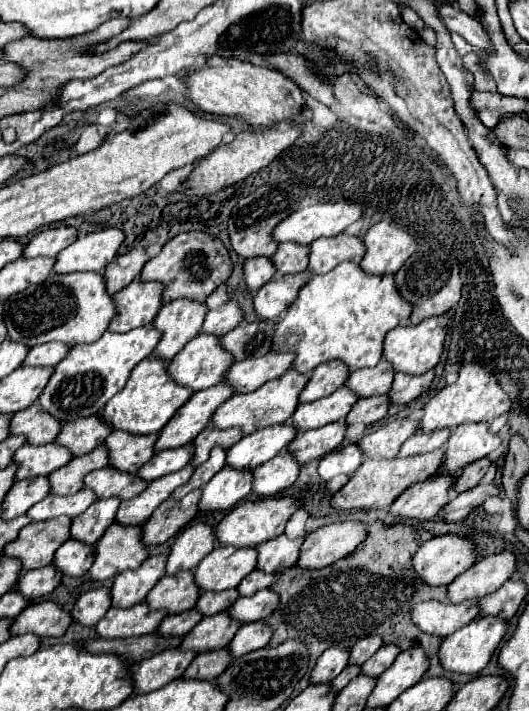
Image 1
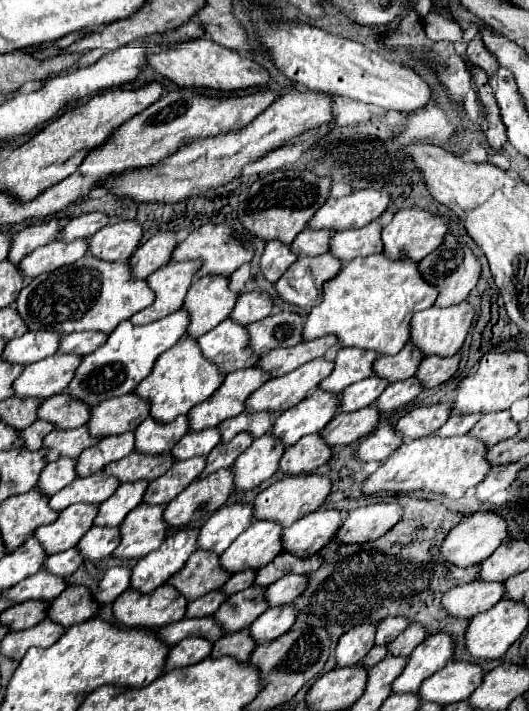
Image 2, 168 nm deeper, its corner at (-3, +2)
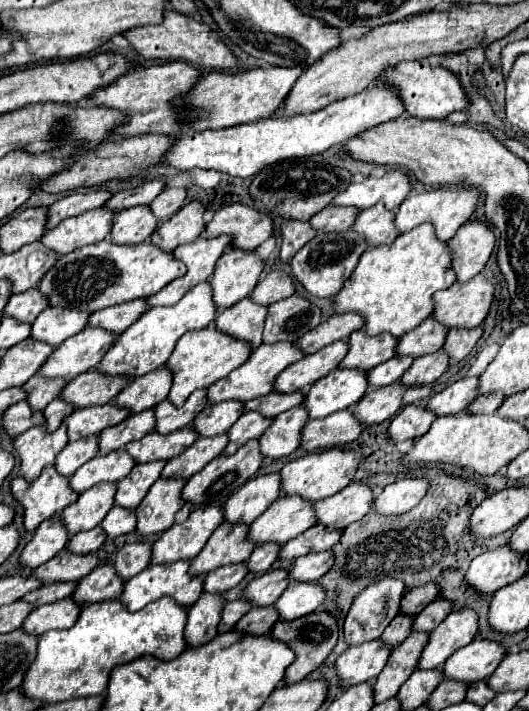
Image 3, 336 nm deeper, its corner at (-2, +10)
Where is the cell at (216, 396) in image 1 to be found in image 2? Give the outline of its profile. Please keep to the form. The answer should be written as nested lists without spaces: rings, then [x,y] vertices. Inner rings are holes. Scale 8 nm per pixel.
[[[254,366],[228,374],[208,400],[196,404],[188,412],[188,432],[202,432],[218,426],[226,418],[238,416],[244,410],[244,400],[266,380],[268,374]]]

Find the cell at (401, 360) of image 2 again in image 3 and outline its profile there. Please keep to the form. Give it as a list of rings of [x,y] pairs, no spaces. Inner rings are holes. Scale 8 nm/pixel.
[[[427,318],[423,320],[423,324],[419,324],[417,328],[413,328],[411,332],[407,332],[407,336],[403,336],[399,340],[399,352],[397,356],[423,356],[423,354],[431,354],[437,352],[439,348],[443,348],[445,338],[447,338],[447,328],[437,322],[435,318]]]

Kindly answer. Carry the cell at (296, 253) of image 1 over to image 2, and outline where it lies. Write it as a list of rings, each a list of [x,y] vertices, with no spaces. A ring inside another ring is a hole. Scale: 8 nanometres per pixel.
[[[304,228],[294,242],[290,244],[290,250],[296,252],[296,256],[320,256],[328,252],[328,240],[332,232],[320,232],[320,230],[310,230]]]

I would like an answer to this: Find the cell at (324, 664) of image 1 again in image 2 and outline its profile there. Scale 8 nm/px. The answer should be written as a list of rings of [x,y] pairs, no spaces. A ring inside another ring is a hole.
[[[362,624],[356,626],[352,632],[346,632],[336,646],[336,666],[338,668],[346,668],[346,666],[354,666],[358,664],[366,652],[374,646],[374,632],[376,626],[370,624]]]

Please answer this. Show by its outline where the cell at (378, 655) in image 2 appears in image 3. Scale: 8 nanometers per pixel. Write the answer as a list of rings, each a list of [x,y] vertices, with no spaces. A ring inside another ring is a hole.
[[[399,614],[391,620],[391,624],[385,628],[381,640],[391,644],[391,646],[399,646],[409,634],[411,634],[411,626],[413,626],[413,616],[407,616],[407,614]]]

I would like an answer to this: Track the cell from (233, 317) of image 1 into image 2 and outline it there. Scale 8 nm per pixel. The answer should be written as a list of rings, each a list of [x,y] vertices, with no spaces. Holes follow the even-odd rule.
[[[248,292],[248,294],[240,294],[230,318],[236,324],[252,324],[258,322],[260,318],[266,318],[272,310],[272,300],[266,292]]]

